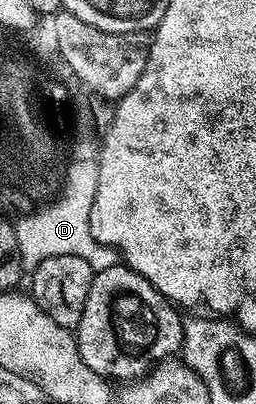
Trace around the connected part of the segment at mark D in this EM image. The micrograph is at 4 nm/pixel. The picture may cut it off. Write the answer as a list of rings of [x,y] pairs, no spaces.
[[[82,162],[82,168],[72,170],[70,190],[60,200],[60,204],[38,214],[38,218],[32,218],[32,230],[16,231],[18,251],[25,271],[32,272],[41,261],[48,260],[51,256],[80,256],[95,272],[108,268],[117,261],[117,251],[103,248],[101,245],[96,246],[86,228],[86,212],[92,200],[94,182],[96,182],[96,174],[90,174],[90,162]]]

